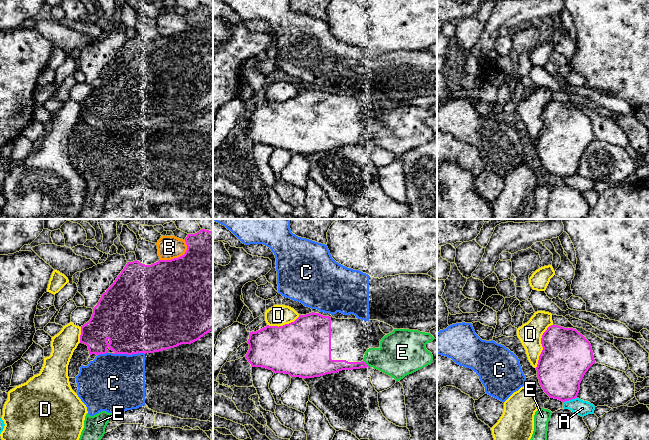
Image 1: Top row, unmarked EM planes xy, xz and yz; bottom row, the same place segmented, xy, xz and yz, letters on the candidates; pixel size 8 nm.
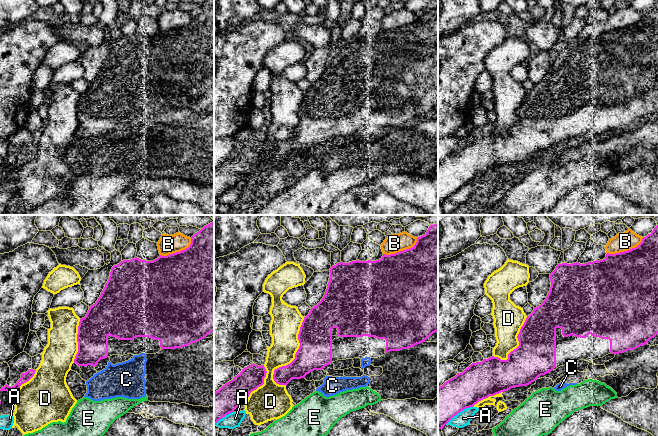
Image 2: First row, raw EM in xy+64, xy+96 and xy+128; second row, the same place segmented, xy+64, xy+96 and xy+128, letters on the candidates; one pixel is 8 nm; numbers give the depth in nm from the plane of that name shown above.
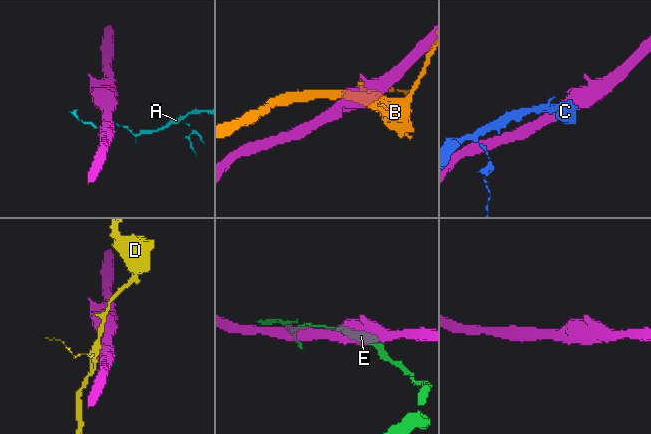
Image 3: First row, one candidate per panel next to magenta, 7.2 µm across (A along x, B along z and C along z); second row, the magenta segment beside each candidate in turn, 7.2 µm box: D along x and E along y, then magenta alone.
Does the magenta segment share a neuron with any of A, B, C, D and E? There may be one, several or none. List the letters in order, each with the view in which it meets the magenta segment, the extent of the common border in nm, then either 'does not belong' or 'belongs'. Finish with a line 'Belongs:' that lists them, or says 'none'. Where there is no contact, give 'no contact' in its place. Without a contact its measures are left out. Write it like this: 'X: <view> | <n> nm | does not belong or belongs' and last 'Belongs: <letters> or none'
A: yz | 120 nm | does not belong
B: xy | 260 nm | does not belong
C: xy | 280 nm | does not belong
D: yz | 380 nm | does not belong
E: xz | 80 nm | does not belong
Belongs: none

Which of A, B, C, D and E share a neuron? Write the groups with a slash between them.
A / B / C / D / E

